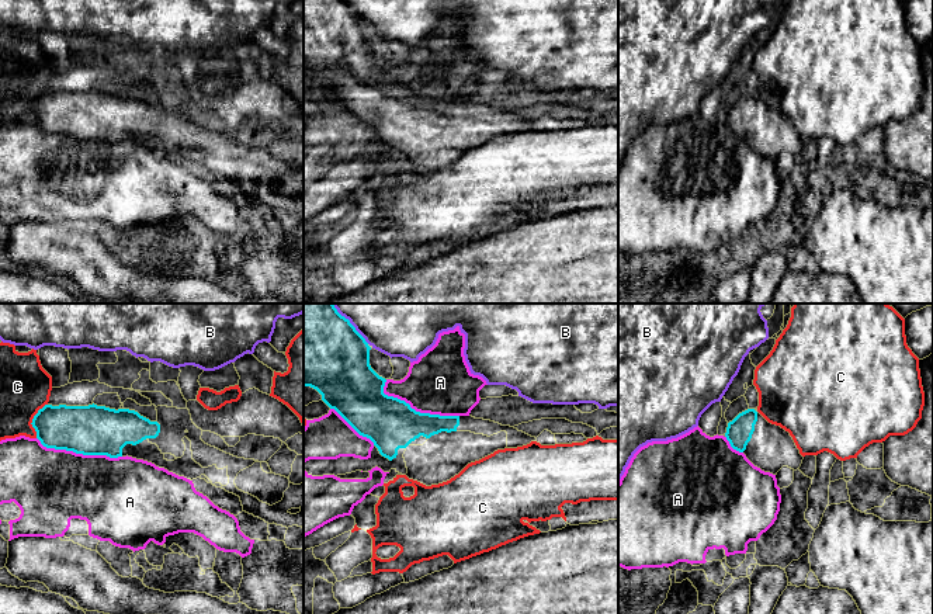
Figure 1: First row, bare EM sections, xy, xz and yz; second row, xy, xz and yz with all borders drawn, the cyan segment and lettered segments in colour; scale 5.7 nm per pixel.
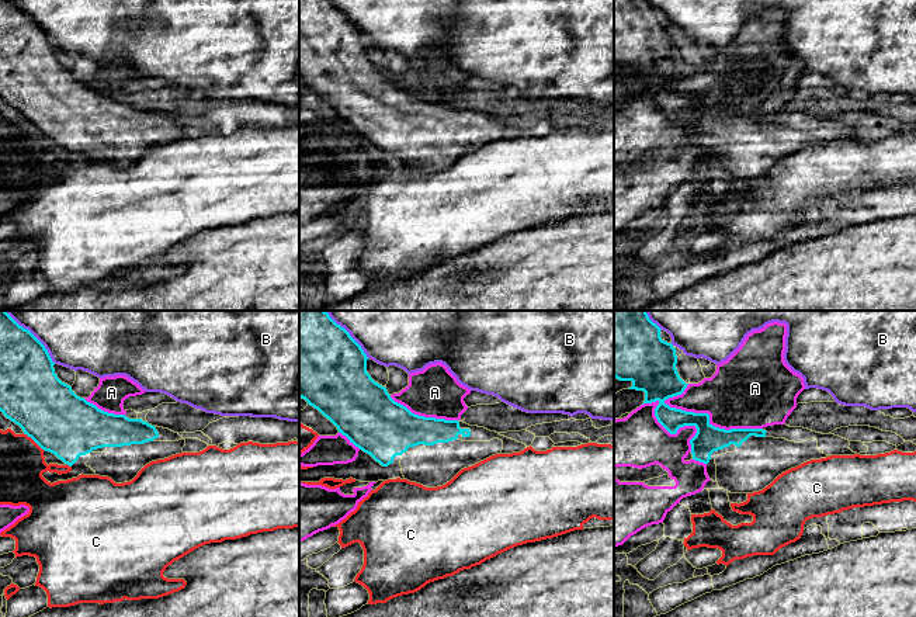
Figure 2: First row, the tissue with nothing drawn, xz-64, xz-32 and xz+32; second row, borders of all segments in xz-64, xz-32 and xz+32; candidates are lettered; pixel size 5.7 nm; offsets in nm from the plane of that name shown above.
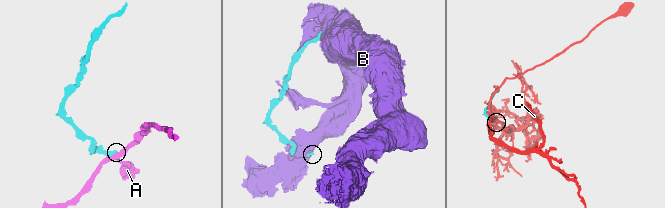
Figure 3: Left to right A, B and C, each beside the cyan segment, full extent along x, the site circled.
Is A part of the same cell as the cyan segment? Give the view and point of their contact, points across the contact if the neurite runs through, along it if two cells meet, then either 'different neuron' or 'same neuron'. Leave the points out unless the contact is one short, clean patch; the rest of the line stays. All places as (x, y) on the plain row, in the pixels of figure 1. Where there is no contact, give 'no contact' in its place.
contact xz (415, 96); different neuron

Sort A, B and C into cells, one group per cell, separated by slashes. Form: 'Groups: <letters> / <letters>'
Groups: A / B / C

